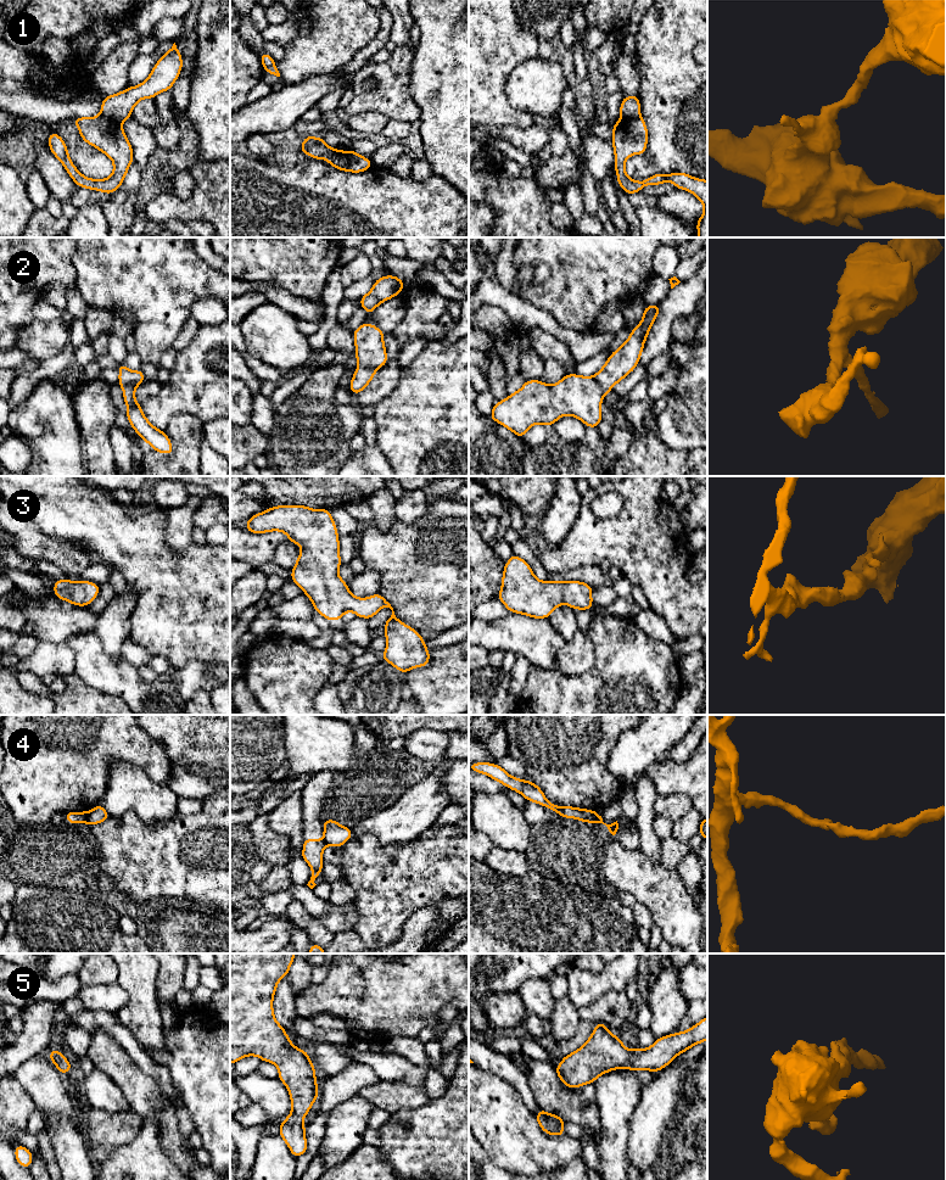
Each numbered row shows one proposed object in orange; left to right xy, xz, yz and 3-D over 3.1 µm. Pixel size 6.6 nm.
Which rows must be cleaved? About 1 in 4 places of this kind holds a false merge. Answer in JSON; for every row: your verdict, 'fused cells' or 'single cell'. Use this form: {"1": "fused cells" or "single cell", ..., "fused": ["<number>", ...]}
{"1": "fused cells", "2": "single cell", "3": "single cell", "4": "fused cells", "5": "single cell", "fused": ["1", "4"]}

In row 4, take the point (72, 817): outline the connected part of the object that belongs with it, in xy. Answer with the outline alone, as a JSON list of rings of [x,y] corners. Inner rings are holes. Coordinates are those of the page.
[[[68,811],[68,812],[65,813],[65,821],[67,821],[72,824],[85,823],[86,812],[85,811],[80,811],[80,812]]]

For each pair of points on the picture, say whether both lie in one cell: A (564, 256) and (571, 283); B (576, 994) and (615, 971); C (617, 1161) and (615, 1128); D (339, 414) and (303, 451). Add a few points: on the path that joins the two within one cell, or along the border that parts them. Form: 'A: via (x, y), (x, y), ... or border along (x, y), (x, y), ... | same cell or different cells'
A: via (570, 262), (571, 277) | same cell
B: via (586, 988), (598, 985), (605, 980) | same cell
C: via (617, 1152), (617, 1136) | same cell
D: via (330, 423), (311, 442) | same cell

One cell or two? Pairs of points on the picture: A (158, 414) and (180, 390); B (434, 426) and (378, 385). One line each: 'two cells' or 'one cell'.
A: one cell
B: two cells

